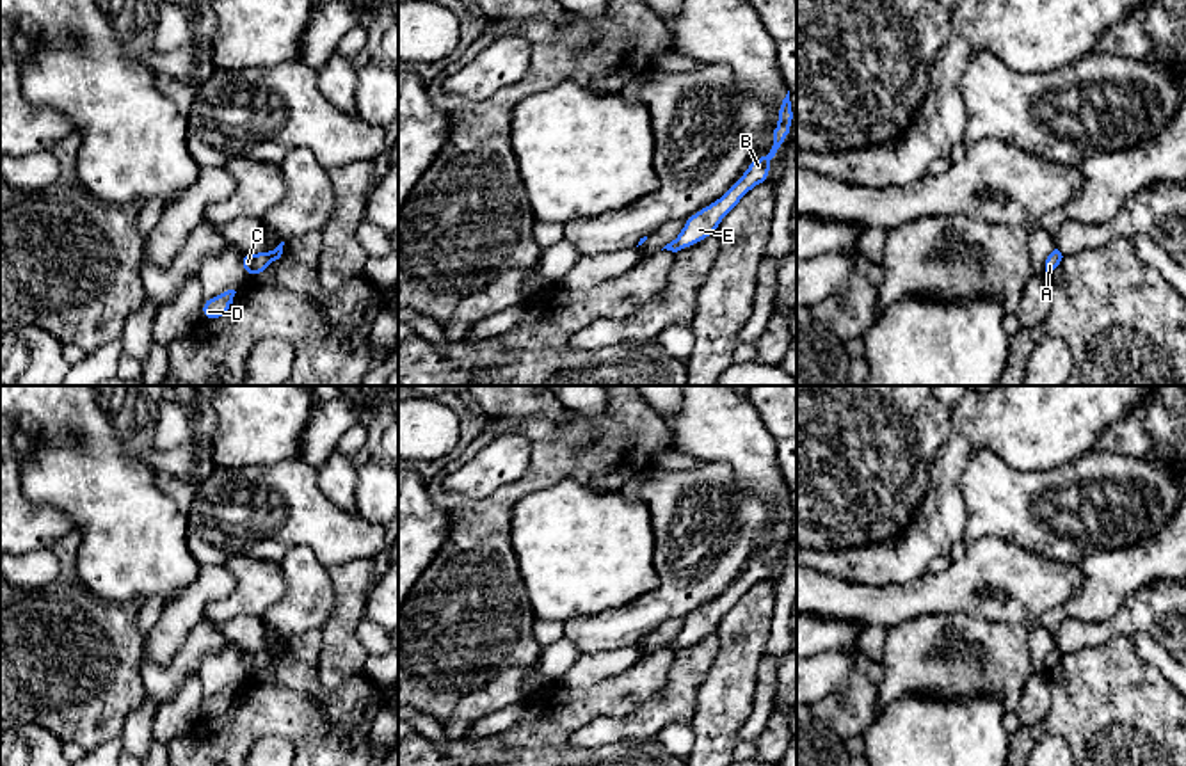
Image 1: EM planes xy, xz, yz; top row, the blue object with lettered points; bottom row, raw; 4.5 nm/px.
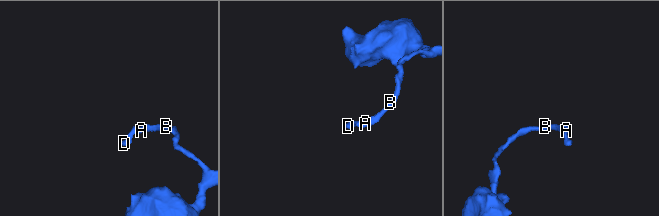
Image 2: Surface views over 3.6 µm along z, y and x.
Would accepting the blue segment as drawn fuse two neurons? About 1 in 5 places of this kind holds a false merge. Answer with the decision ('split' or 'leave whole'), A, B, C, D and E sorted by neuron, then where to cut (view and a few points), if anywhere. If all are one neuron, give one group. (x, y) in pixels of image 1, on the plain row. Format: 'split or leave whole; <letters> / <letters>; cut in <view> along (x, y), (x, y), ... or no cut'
leave whole; A B C D E; no cut

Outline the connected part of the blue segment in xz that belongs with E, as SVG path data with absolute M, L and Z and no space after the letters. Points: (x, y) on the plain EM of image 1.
M788 489L779 508L770 551L766 555L754 556L741 576L720 597L690 613L685 618L683 629L663 647L677 650L697 643L709 633L715 633L722 617L749 592L750 586L770 579L770 558L775 555L781 542L791 533L791 517L793 510Z

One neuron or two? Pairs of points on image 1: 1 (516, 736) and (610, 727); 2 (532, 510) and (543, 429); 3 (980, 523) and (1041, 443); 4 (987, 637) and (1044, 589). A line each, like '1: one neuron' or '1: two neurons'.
1: two neurons
2: two neurons
3: two neurons
4: two neurons

